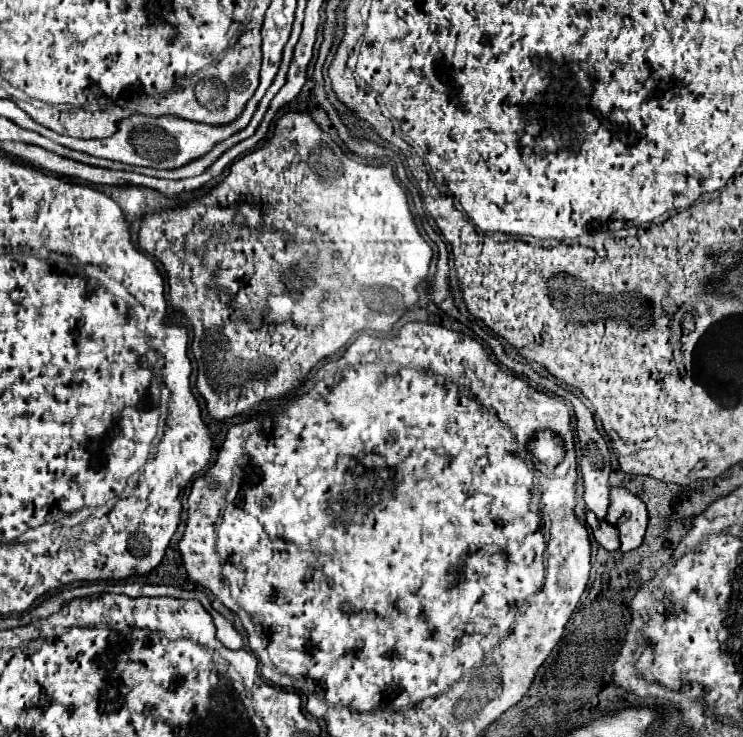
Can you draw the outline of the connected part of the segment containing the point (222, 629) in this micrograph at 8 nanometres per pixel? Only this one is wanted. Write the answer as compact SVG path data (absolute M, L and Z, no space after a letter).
M200 592L200 594L196 594L196 598L202 602L202 606L208 610L208 614L210 614L212 620L214 620L216 640L218 640L222 646L230 648L230 650L240 650L240 648L242 648L242 636L236 632L236 628L234 628L224 616L220 616L220 614L210 606L210 600L208 600L206 594Z

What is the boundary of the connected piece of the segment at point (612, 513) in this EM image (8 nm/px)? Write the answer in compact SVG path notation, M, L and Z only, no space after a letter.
M612 488L612 510L608 510L608 524L620 532L620 552L636 550L646 534L648 512L644 502L624 488Z

